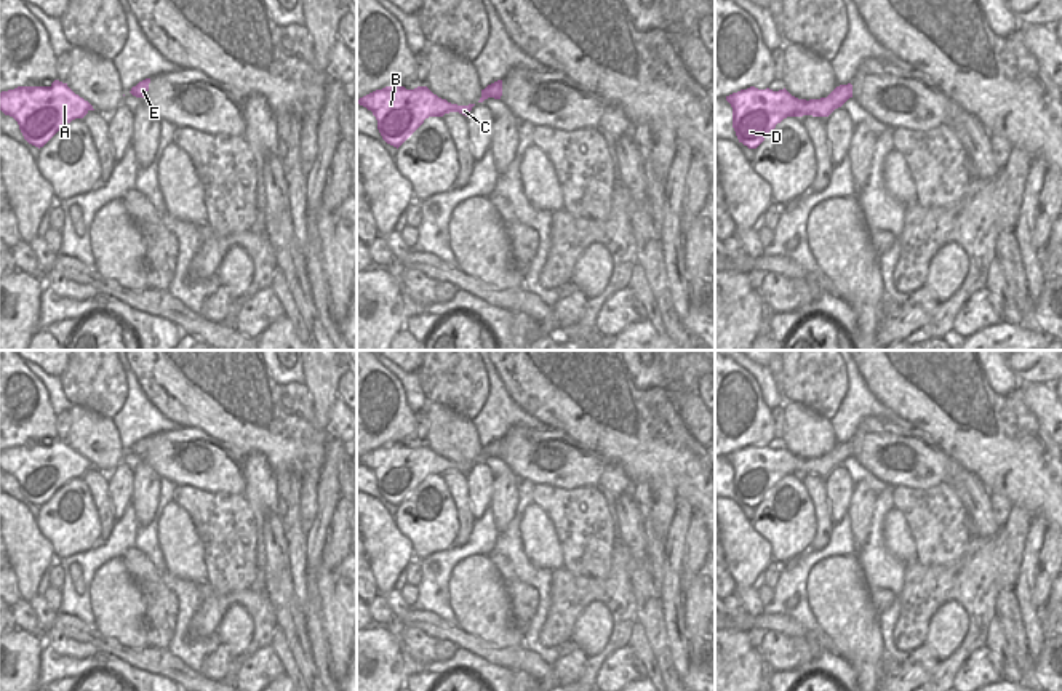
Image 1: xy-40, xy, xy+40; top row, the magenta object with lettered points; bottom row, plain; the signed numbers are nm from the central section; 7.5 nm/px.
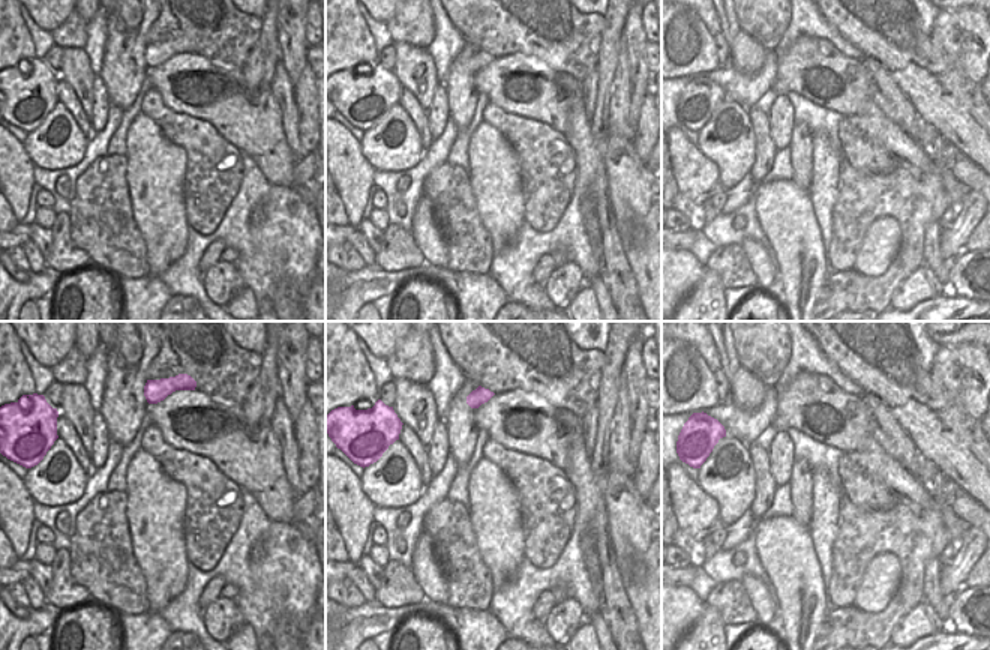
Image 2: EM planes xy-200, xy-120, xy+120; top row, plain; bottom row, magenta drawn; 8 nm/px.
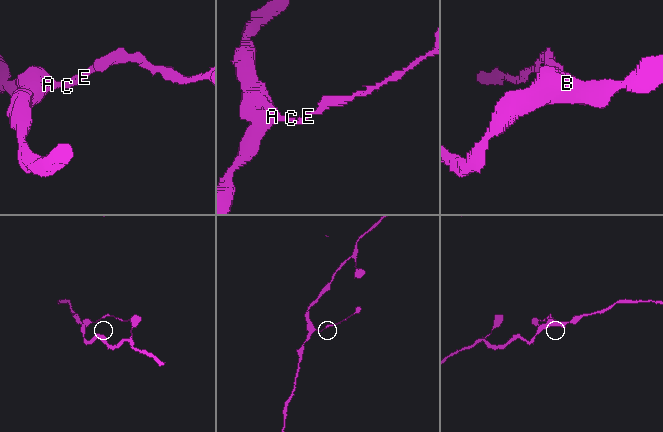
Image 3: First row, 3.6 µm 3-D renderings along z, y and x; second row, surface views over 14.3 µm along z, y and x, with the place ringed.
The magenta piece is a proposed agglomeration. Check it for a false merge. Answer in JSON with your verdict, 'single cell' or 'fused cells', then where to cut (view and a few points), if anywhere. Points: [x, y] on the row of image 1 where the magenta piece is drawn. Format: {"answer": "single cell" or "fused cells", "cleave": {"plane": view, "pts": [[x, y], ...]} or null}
{"answer": "fused cells", "cleave": {"plane": "xy+40", "pts": [[808, 101], [802, 114]]}}

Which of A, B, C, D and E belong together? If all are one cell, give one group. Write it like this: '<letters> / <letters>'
A B D / C E

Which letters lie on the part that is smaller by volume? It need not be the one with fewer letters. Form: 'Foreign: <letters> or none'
Foreign: C, E

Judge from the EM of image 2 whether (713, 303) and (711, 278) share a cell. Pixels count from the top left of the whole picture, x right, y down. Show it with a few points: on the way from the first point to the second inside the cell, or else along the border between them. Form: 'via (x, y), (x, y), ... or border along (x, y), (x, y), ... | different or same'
via (711, 297), (711, 284) | same

